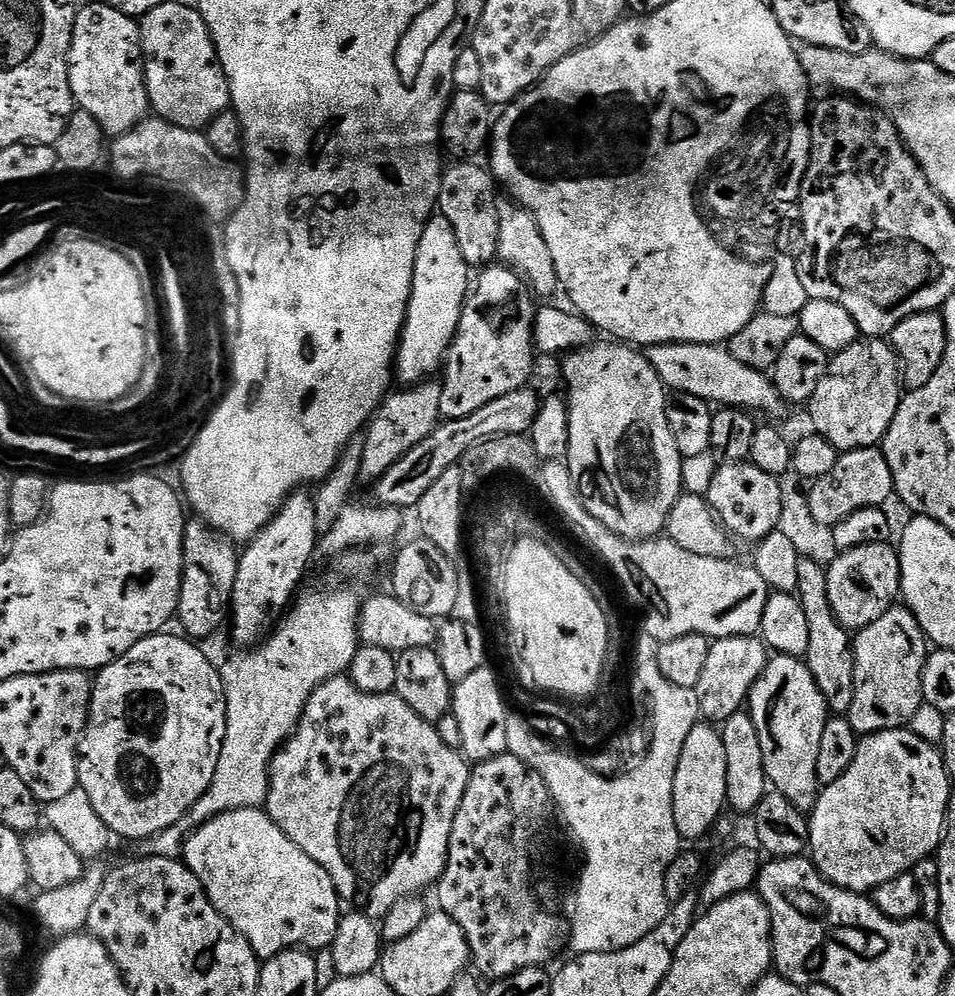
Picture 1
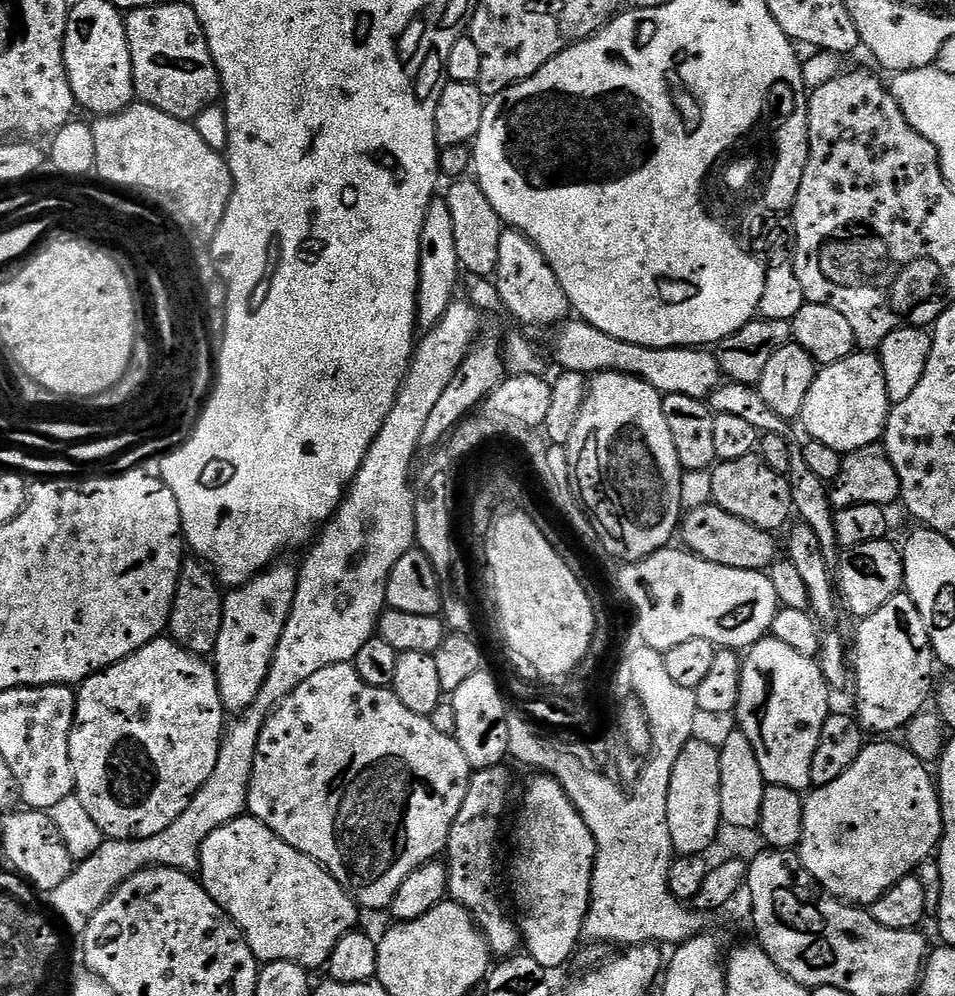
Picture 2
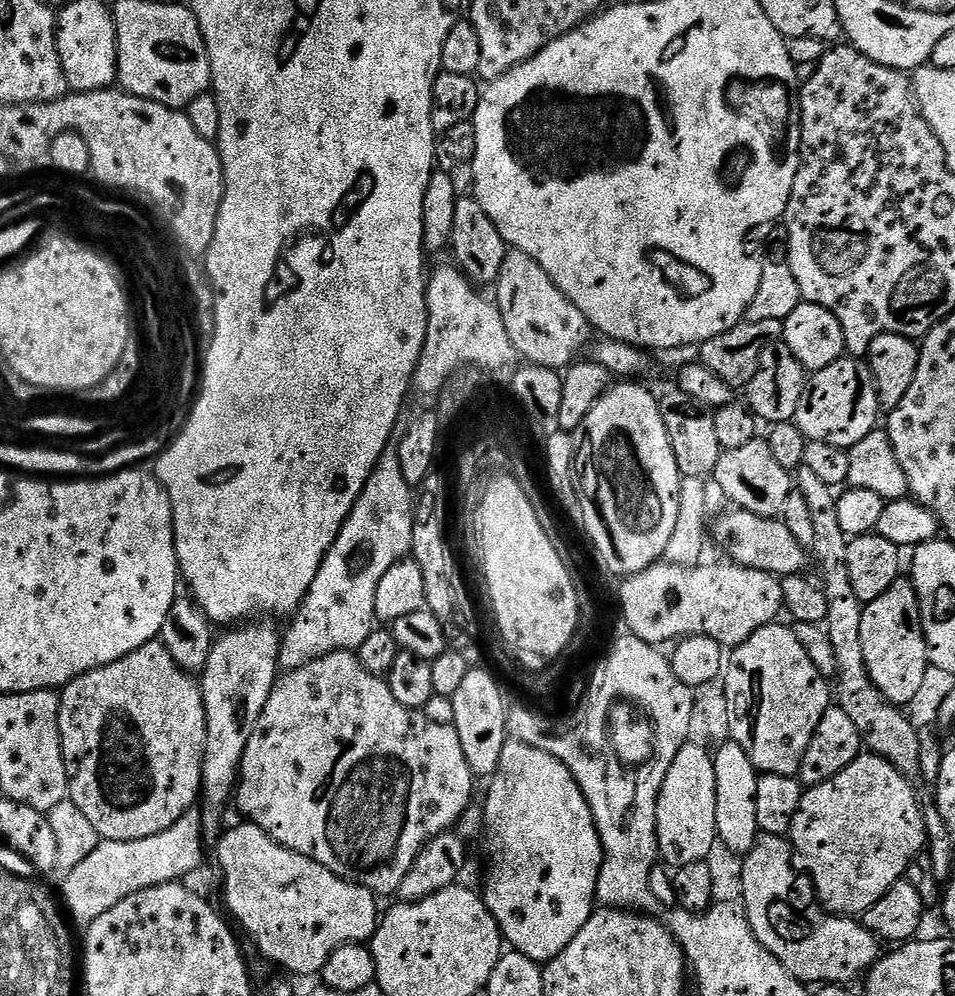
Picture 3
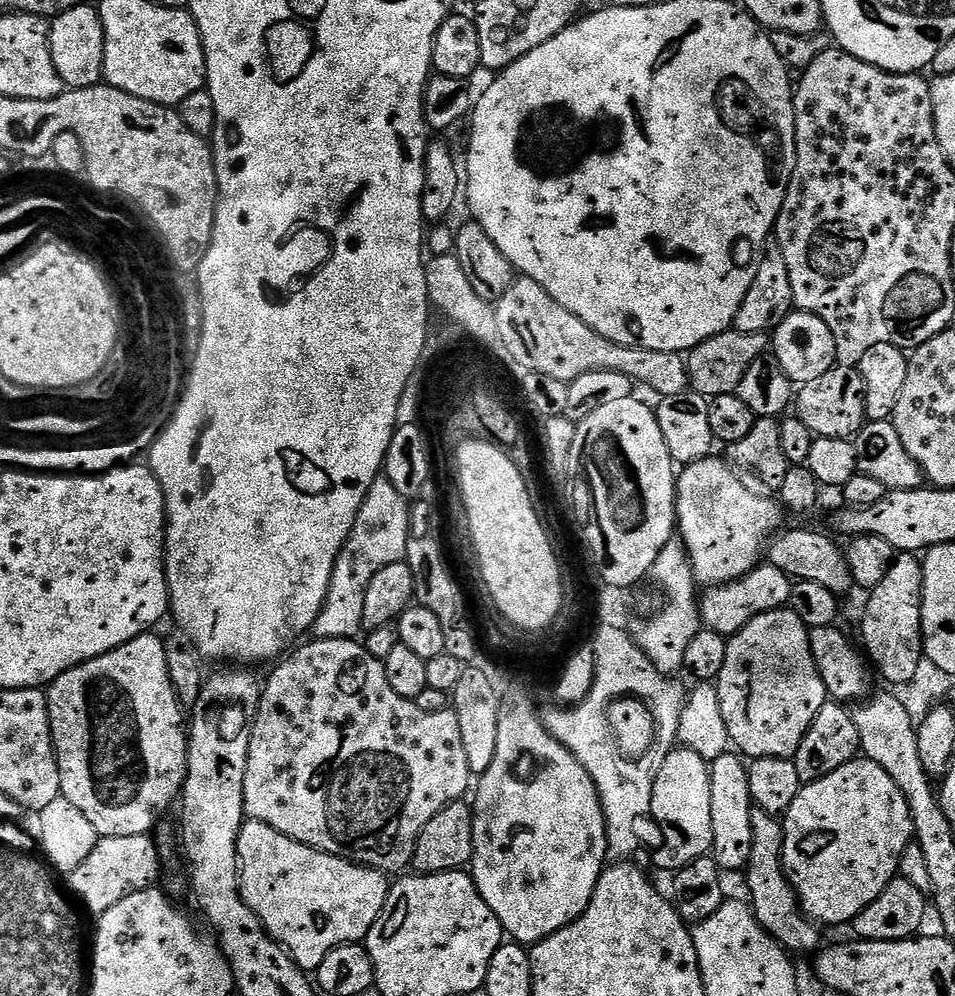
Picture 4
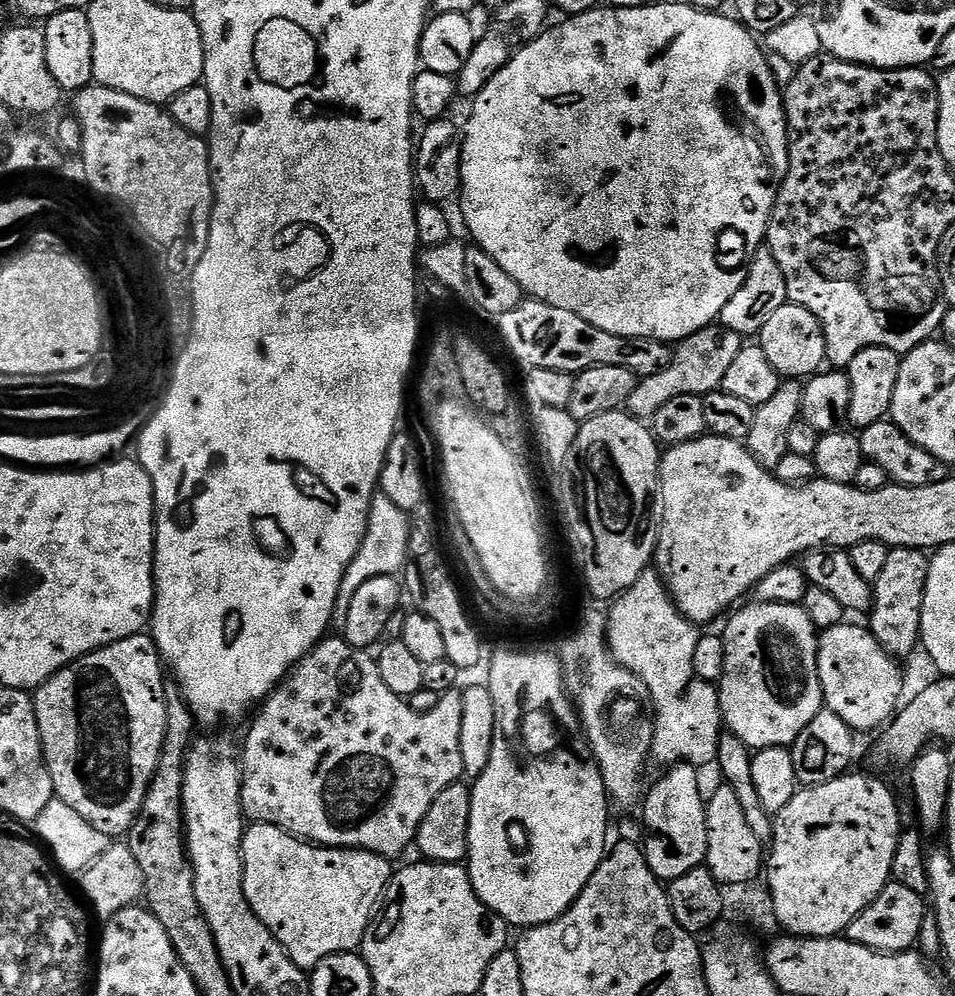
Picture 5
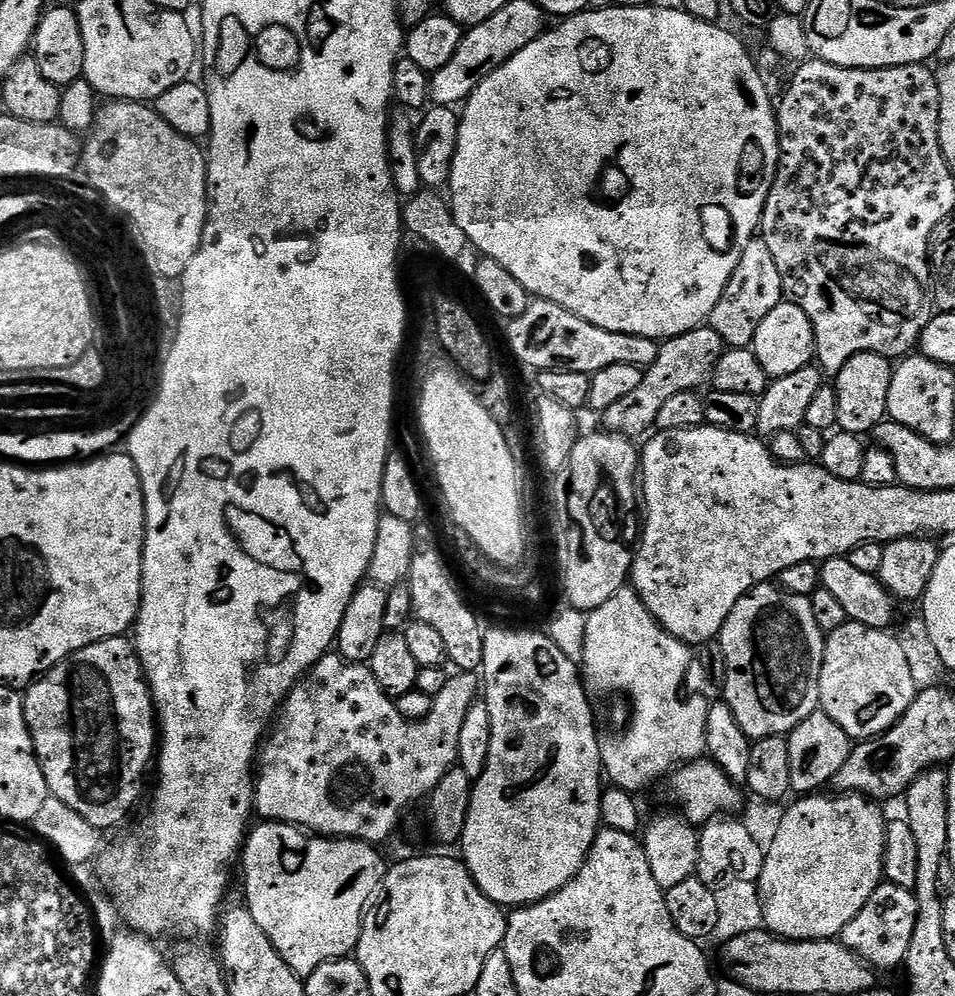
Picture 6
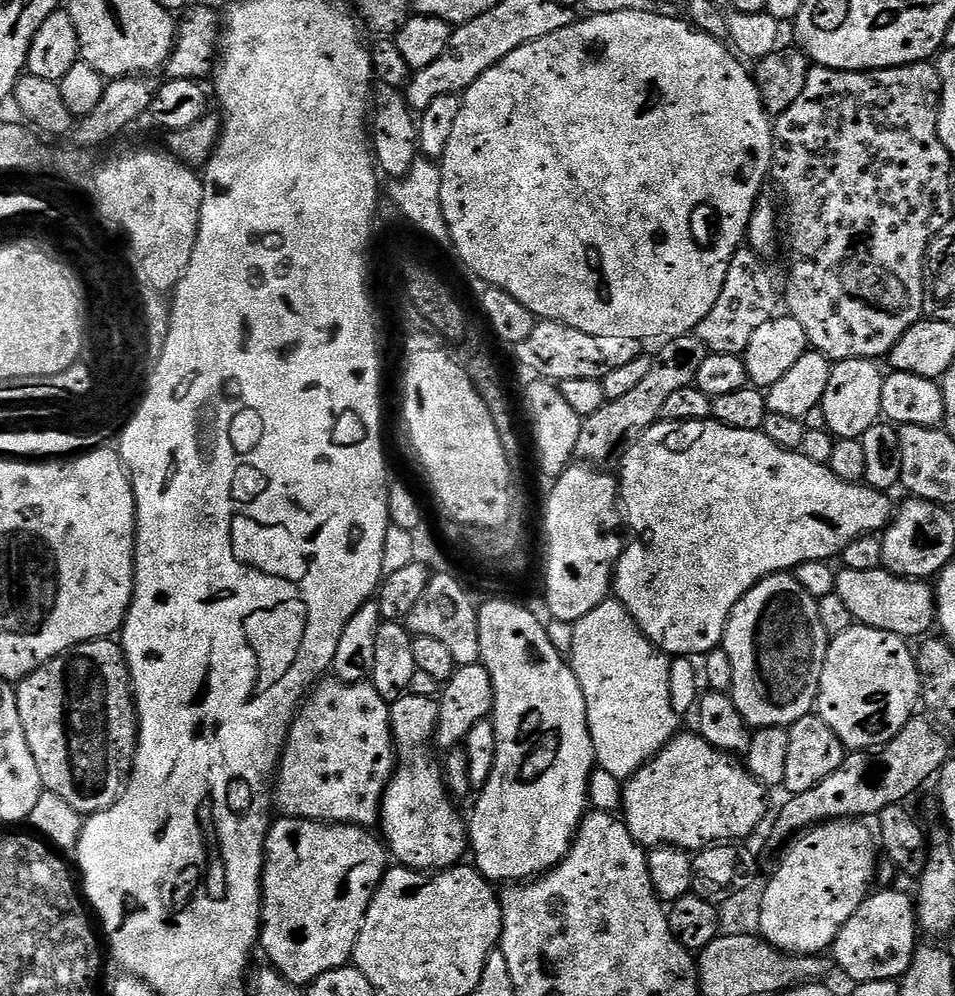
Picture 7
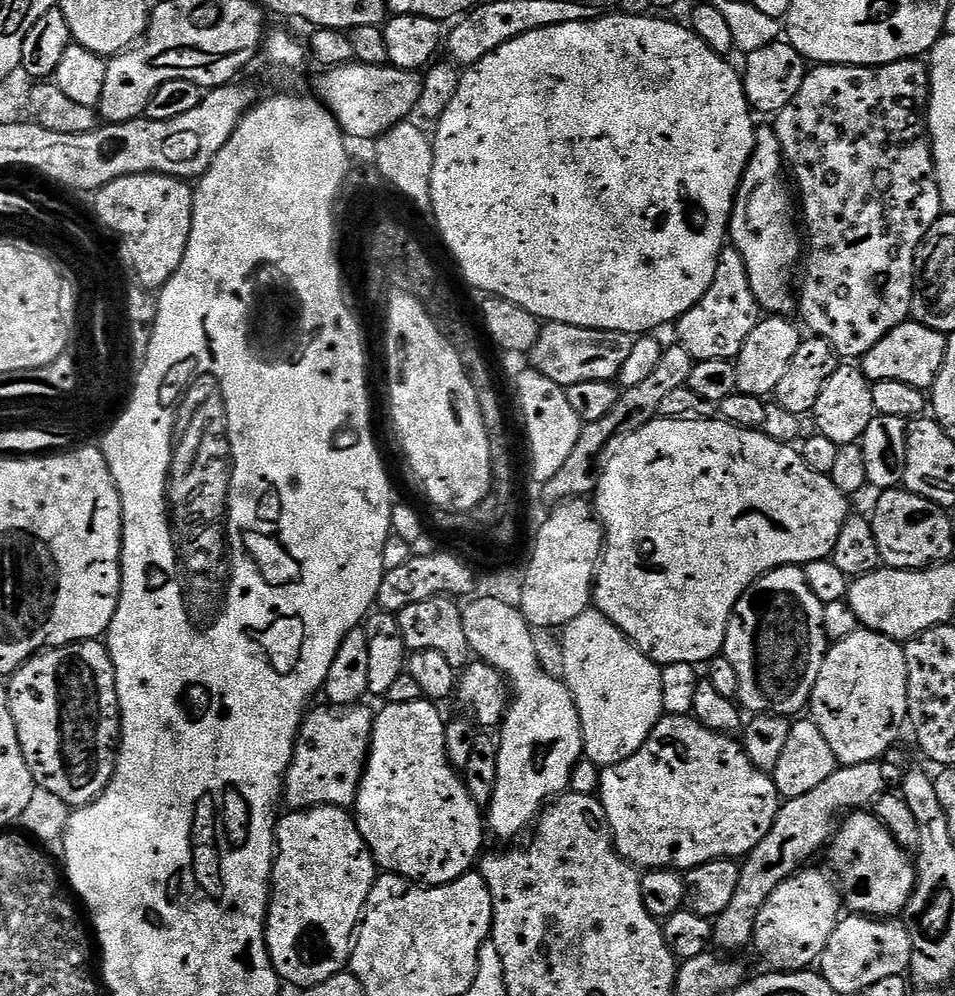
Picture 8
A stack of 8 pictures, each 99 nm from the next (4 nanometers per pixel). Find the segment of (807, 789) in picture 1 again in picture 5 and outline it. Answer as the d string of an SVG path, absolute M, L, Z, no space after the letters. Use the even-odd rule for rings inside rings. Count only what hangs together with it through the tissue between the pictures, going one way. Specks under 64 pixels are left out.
M768 606L760 611L764 612L734 617L722 632L724 677L718 685L720 719L723 727L750 750L788 748L825 707L816 665L818 629L800 606Z

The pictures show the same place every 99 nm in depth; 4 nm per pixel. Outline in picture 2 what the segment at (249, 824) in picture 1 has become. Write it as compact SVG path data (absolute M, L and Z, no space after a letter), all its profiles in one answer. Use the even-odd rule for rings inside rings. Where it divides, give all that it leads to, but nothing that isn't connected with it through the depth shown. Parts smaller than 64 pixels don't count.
M247 814L240 816L234 822L222 826L218 830L214 830L214 834L210 834L206 838L206 842L202 842L198 879L200 883L204 885L204 889L210 894L210 898L214 898L216 905L240 927L240 932L246 938L250 950L256 955L257 961L260 962L285 960L286 962L301 964L303 968L309 970L315 970L315 968L323 969L328 963L330 954L334 954L334 946L338 946L340 939L343 938L347 932L351 932L357 927L356 912L358 913L358 905L356 901L349 896L347 890L318 862L314 862L314 858L310 858L306 854L294 850L294 846L282 842L282 838L275 836L265 824L258 822L254 817Z

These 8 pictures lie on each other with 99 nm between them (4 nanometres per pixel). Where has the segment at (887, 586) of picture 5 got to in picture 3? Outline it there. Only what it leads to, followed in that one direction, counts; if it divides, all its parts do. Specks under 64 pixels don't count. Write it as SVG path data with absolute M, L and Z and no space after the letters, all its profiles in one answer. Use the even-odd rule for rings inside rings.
M896 579L884 594L865 603L862 614L862 655L866 658L866 670L870 674L874 686L878 686L880 693L891 704L909 705L914 694L921 689L922 678L925 677L926 670L929 668L928 643L920 621L920 599L916 596L916 588L912 585L911 579Z

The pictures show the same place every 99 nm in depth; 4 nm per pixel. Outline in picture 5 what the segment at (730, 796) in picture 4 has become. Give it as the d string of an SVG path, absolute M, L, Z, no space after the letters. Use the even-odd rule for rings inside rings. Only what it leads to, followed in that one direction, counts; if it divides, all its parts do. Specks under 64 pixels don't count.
M727 786L720 789L706 800L708 810L708 858L706 866L714 874L721 886L731 884L751 885L752 880L759 874L760 868L766 864L766 848L750 830L750 822L746 822L746 814L742 814L742 806L738 806L738 794Z

